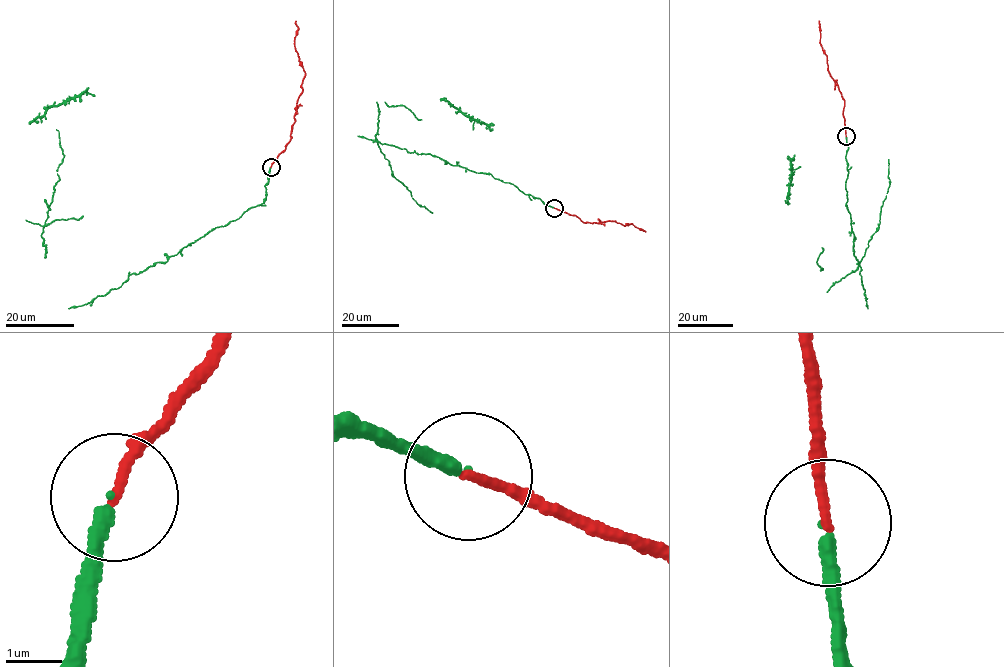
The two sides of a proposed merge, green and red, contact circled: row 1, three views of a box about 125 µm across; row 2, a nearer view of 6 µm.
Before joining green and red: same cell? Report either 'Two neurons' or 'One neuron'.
One neuron

